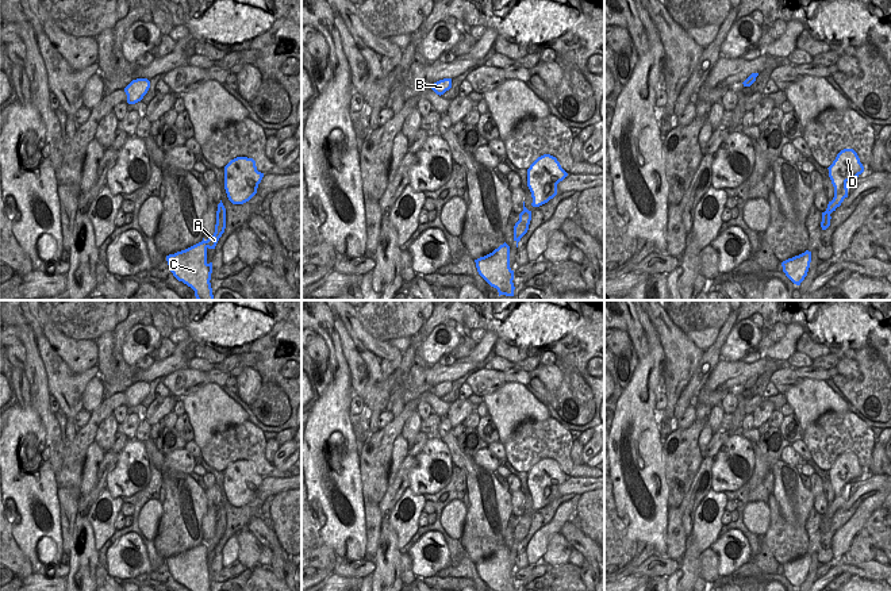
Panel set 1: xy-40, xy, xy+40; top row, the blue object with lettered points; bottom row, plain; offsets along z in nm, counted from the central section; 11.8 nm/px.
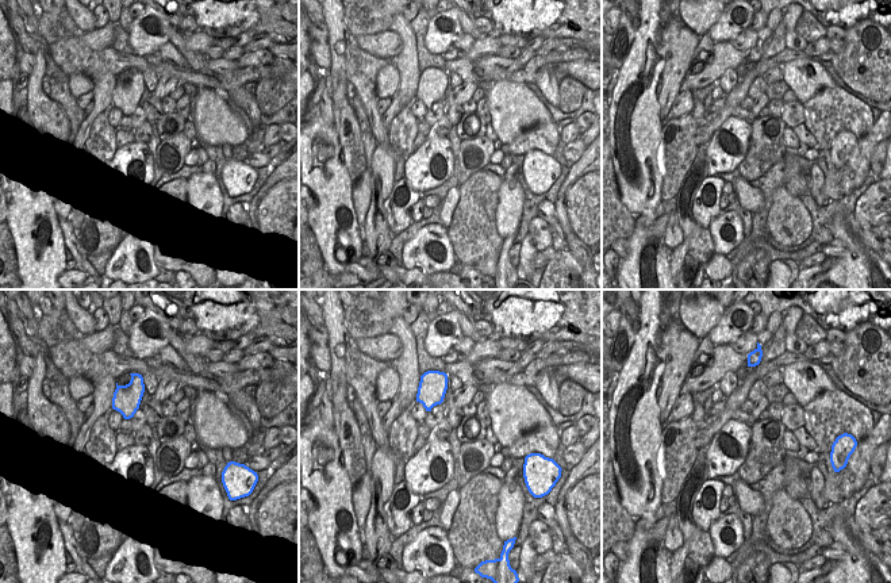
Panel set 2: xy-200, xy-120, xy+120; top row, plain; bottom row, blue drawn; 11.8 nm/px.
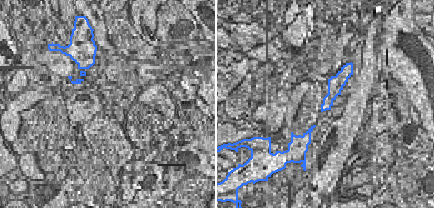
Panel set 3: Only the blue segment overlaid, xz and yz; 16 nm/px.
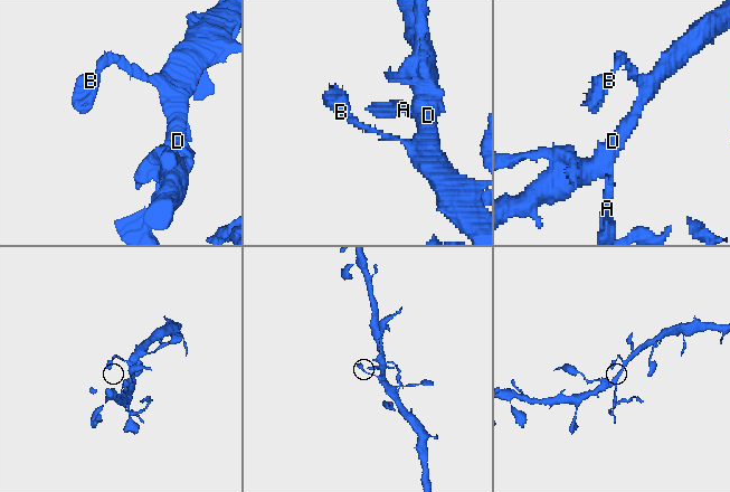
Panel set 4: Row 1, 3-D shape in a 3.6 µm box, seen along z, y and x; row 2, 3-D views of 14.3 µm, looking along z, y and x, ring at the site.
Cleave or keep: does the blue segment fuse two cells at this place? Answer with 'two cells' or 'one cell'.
two cells

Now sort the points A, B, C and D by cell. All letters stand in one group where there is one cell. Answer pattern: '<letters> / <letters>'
A C / B D

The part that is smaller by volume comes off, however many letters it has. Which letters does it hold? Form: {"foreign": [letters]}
{"foreign": ["A", "C"]}

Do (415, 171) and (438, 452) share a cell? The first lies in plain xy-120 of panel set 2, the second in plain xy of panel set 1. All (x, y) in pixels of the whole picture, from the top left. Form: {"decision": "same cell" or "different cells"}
{"decision": "same cell"}

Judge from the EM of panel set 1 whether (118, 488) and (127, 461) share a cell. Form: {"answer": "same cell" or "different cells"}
{"answer": "same cell"}

